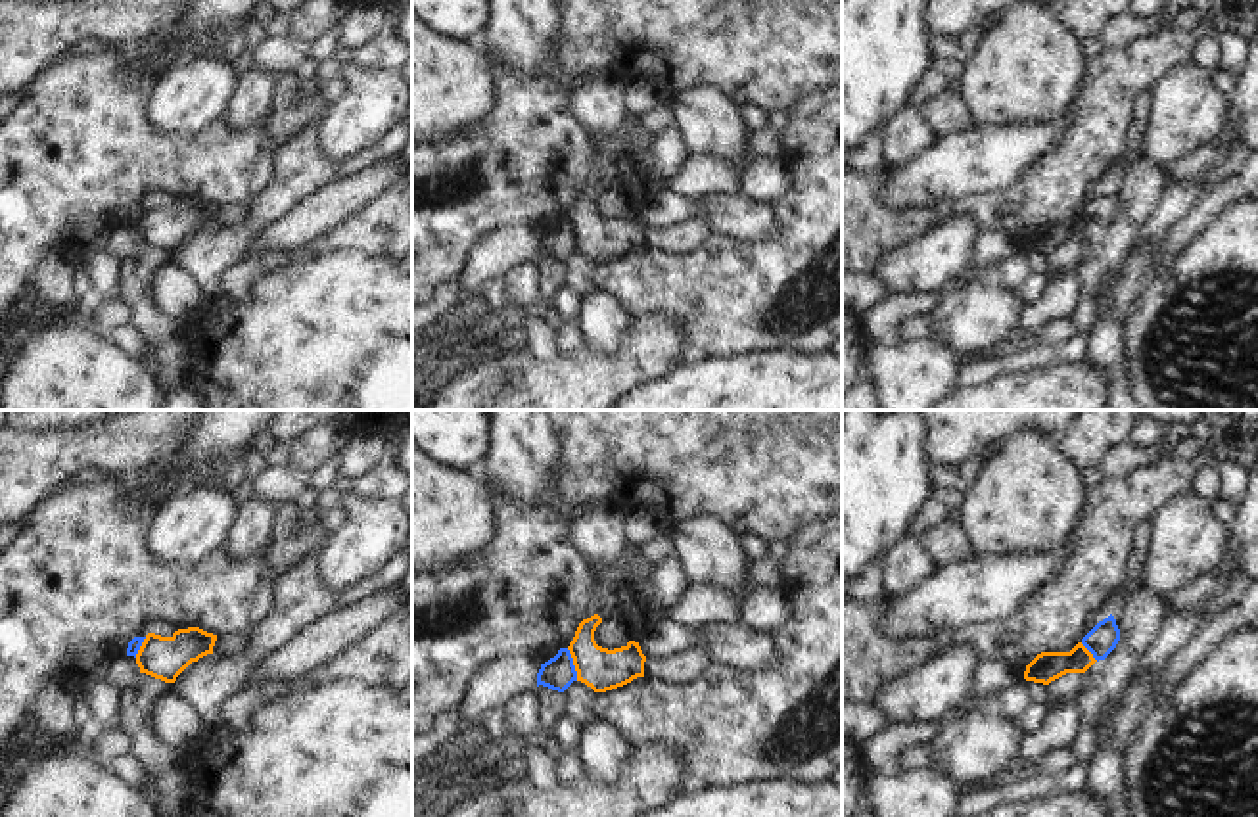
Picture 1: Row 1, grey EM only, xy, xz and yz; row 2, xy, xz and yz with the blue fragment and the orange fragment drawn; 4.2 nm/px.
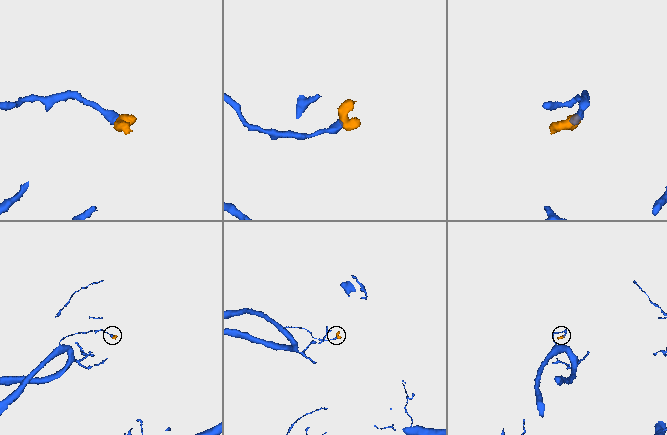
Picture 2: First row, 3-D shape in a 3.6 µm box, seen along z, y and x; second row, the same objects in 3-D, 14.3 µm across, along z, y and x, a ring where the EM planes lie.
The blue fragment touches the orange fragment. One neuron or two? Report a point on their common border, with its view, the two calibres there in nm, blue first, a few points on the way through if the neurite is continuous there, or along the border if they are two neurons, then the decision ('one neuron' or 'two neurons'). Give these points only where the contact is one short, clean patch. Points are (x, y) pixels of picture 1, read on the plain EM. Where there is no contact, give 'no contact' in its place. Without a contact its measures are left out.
meets blue in xz at (572, 234); 140 nm thick on the blue side, 180 nm on the other; border along xz (566, 219), (578, 250); two neurons

